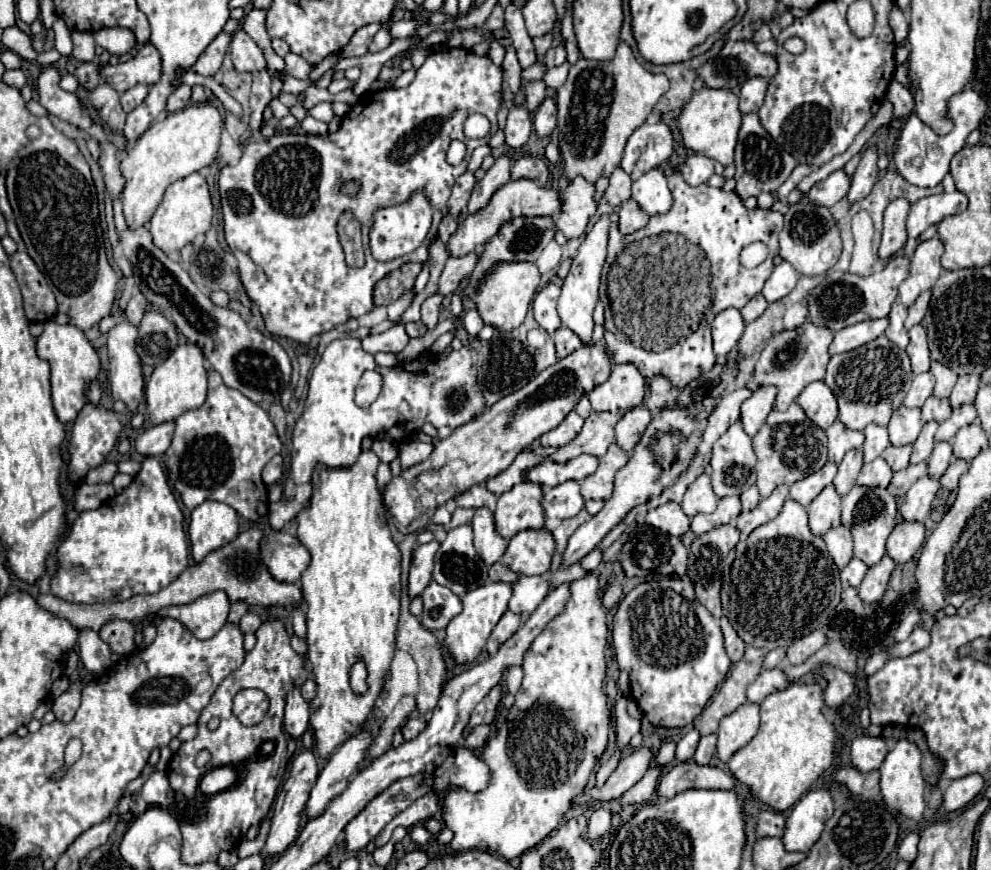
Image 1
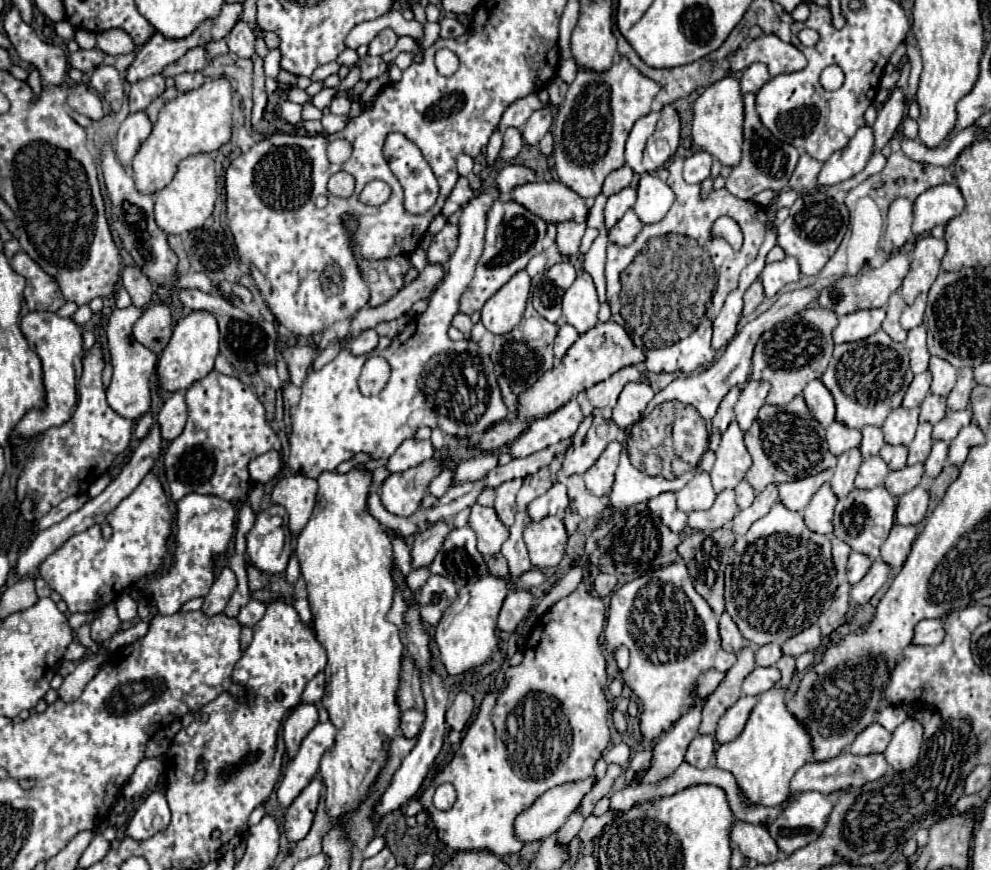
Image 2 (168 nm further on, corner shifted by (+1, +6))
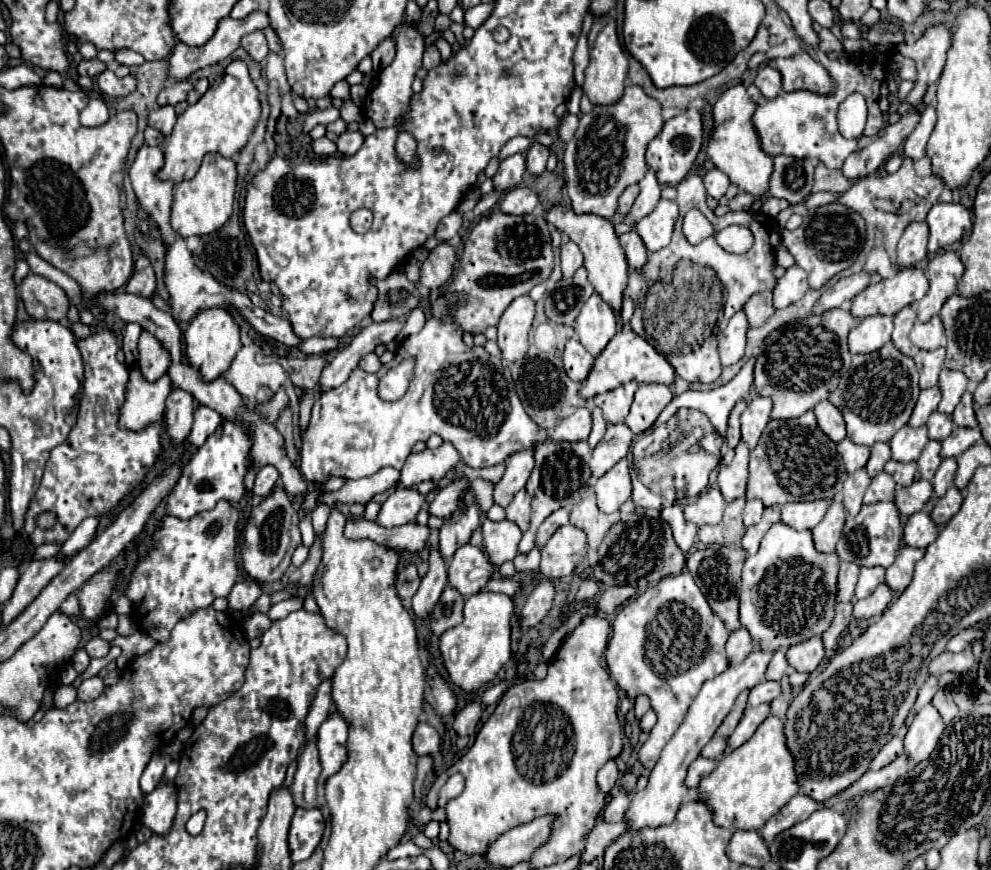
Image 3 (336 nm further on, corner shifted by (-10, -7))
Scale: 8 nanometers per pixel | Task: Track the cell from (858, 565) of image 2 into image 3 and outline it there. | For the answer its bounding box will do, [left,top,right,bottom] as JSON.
[855,568,885,598]

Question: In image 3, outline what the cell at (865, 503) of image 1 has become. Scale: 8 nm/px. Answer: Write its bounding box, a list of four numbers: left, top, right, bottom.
[837,502,903,568]

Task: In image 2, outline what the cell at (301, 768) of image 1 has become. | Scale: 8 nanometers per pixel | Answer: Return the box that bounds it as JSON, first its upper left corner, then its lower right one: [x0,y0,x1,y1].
[278,721,336,809]

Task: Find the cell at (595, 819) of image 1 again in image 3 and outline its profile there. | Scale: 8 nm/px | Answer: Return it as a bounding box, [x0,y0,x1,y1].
[603,790,629,822]

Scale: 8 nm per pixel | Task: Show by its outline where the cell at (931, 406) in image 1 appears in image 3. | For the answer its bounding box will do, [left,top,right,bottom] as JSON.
[927,412,953,440]

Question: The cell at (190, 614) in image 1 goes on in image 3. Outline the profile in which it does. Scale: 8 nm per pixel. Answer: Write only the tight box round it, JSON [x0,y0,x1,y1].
[227,580,263,610]

